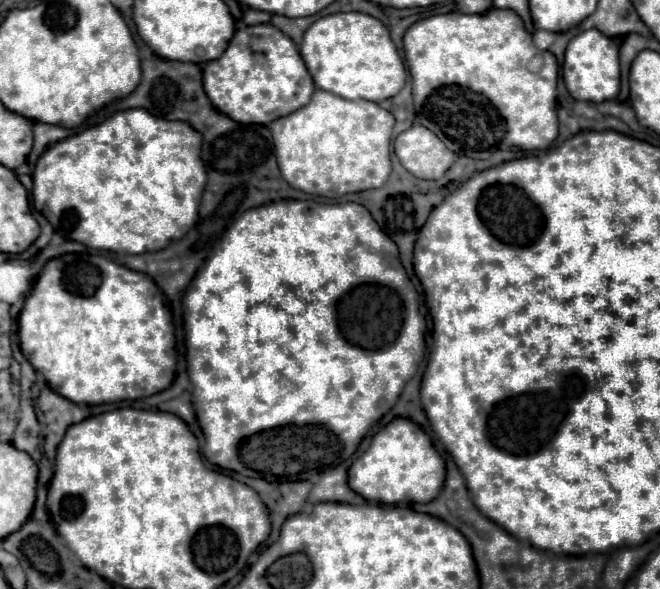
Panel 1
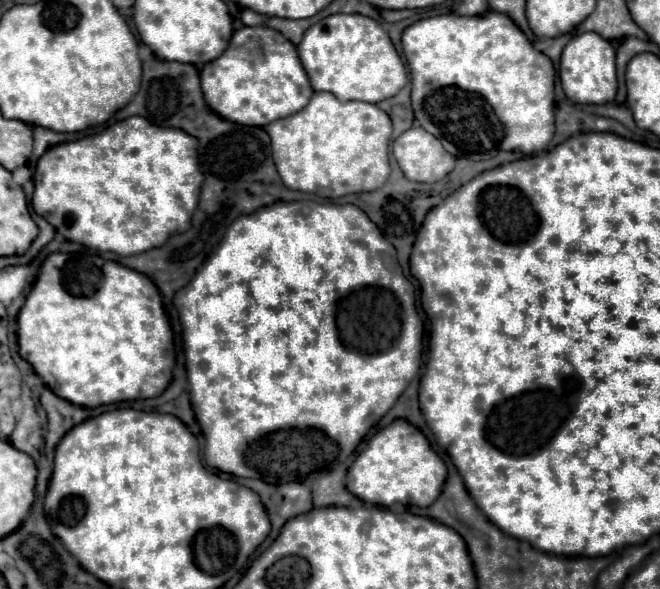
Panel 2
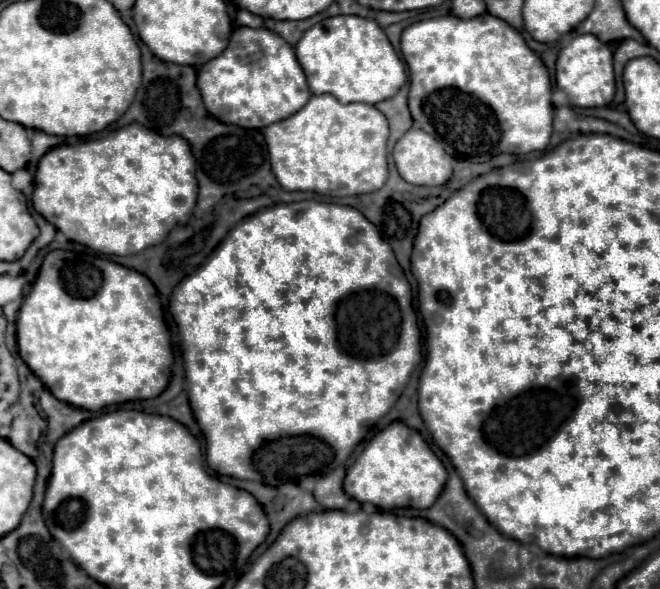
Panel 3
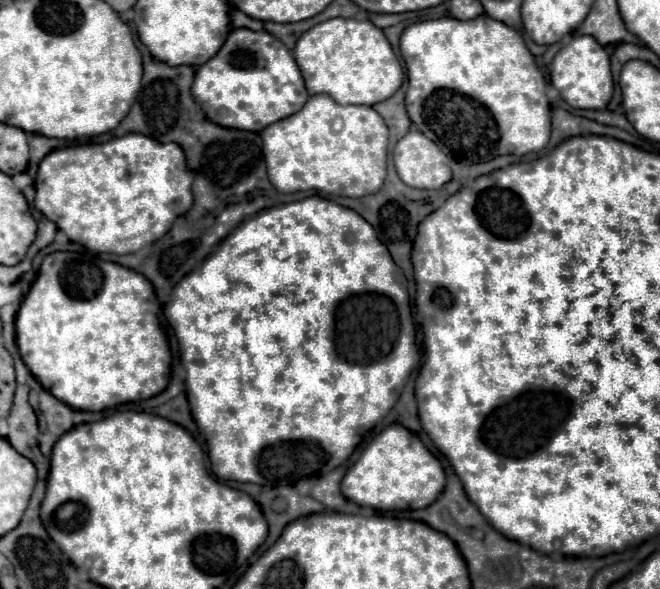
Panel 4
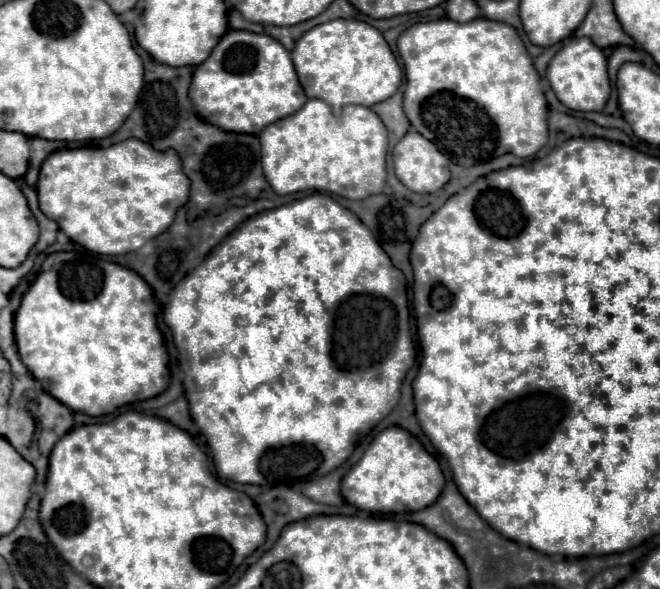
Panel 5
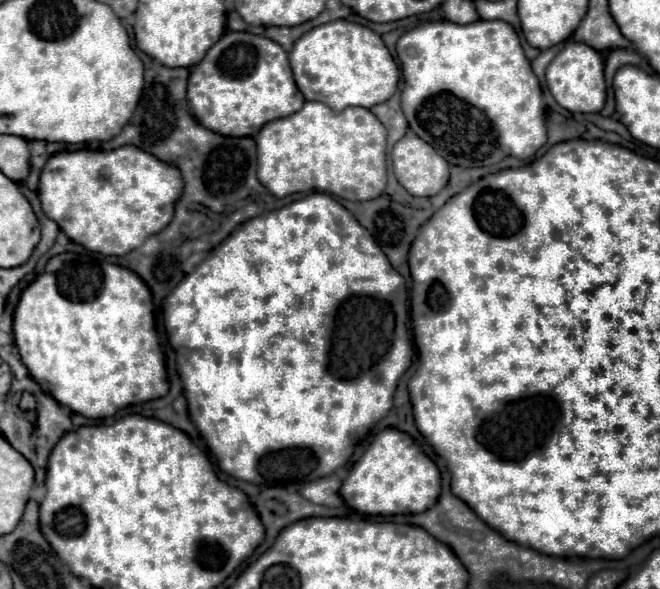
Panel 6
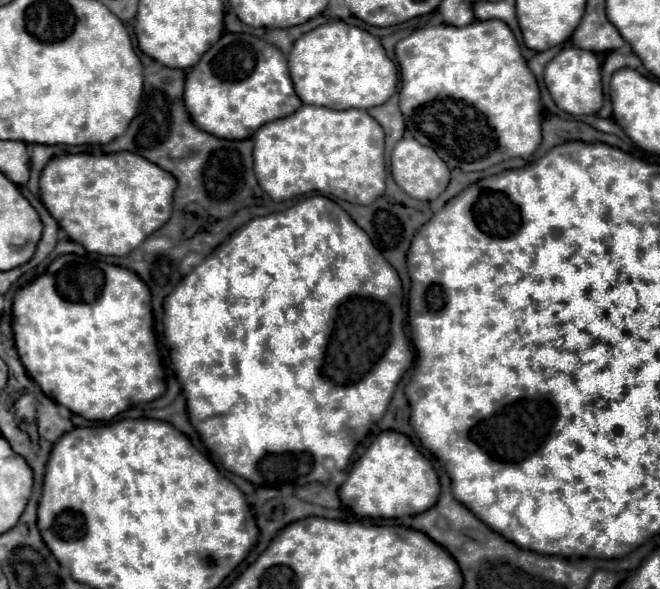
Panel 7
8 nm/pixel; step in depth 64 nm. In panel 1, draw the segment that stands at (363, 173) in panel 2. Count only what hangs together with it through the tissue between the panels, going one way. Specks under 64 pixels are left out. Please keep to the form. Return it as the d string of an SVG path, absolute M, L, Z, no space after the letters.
M316 90L306 106L270 124L284 180L292 188L326 198L380 188L388 180L392 128L394 116L376 102L352 102L326 90Z

